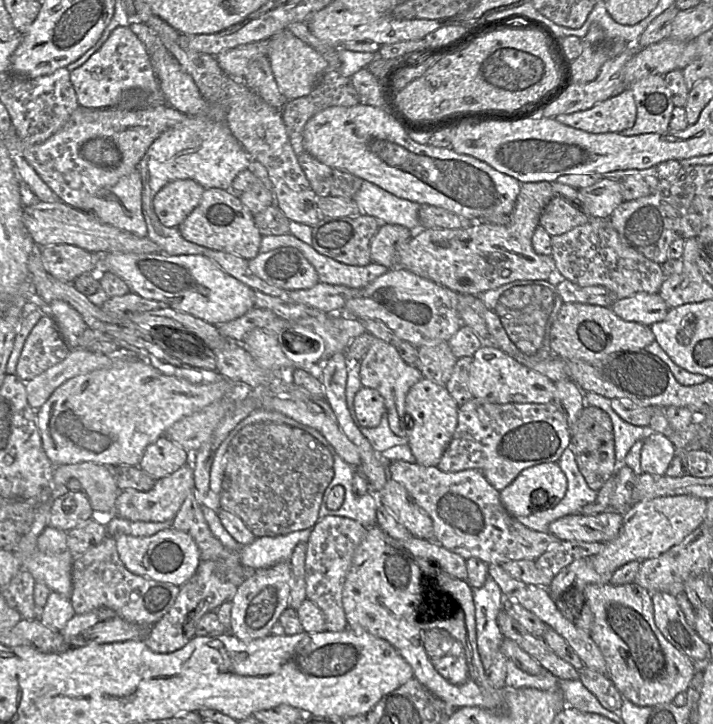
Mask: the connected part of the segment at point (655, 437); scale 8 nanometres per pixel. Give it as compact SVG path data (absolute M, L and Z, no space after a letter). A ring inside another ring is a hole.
M653 432L643 440L641 449L641 469L643 473L664 476L677 449L663 434Z

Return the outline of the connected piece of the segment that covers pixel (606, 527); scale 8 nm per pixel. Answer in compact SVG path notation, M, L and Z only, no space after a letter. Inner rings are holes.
M614 510L585 515L569 514L549 524L549 532L560 540L608 543L620 533L623 513Z

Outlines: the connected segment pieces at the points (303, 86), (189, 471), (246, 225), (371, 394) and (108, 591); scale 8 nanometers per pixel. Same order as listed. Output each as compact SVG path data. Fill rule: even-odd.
M287 29L269 39L268 58L277 86L288 101L308 95L328 71L323 57Z
M186 463L169 476L156 480L154 486L149 491L140 492L134 489L122 490L116 499L113 515L134 522L172 521L178 513L185 498L193 488L193 468L189 463Z
M205 190L198 206L179 225L181 236L198 246L234 254L246 261L255 258L259 254L262 235L256 227L254 216L238 195L232 190Z
M361 387L354 397L353 406L358 422L366 428L378 426L386 412L384 398L372 388Z
M109 535L81 556L74 557L72 584L70 600L75 614L106 607L128 622L146 626L153 626L169 612L180 591L179 586L131 573L119 558L115 539Z

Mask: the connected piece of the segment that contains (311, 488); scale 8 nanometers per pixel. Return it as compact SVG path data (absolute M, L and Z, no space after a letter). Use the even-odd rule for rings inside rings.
M259 422L245 426L236 434L227 448L224 476L221 491L218 496L220 508L225 509L239 517L255 537L287 535L295 531L313 528L319 521L318 514L322 503L323 494L334 476L334 460L332 454L330 453L330 447L332 446L323 435L319 434L317 430L303 424L302 429L273 422Z

